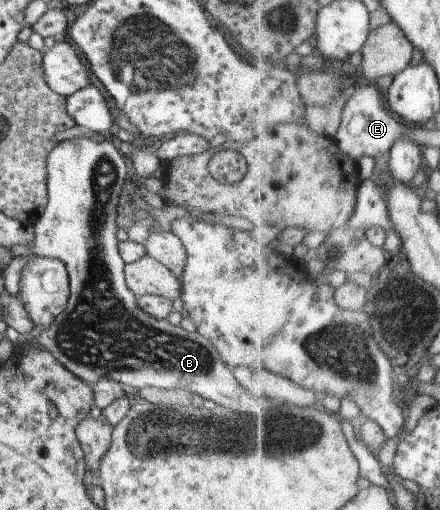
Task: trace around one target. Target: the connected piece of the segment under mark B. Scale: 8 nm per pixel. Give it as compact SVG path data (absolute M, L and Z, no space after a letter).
M108 136L100 142L93 141L92 138L93 137L75 137L69 140L63 140L62 142L59 141L59 143L56 143L55 147L47 153L47 203L45 204L43 213L39 216L39 219L32 225L33 235L35 235L35 239L33 240L33 253L37 253L38 256L47 256L51 259L57 259L57 261L63 263L65 271L68 273L69 297L67 298L65 309L63 309L63 311L53 319L49 324L49 327L47 327L45 331L41 332L40 335L33 337L35 343L37 343L39 347L43 347L45 351L49 351L49 353L53 355L53 359L55 359L59 365L63 365L67 371L73 373L73 375L77 376L81 381L84 381L89 386L93 385L93 383L97 383L99 379L110 379L124 387L126 390L135 389L137 391L139 387L145 387L145 385L149 385L149 387L159 387L161 389L179 388L195 393L195 395L199 395L202 399L209 399L209 401L216 403L217 406L225 407L225 409L229 409L229 411L233 411L233 413L243 413L243 416L266 416L271 413L271 411L274 411L275 406L280 407L283 404L286 404L271 399L262 391L254 390L247 384L244 377L237 374L235 371L230 370L228 367L225 367L225 365L221 363L221 358L211 343L209 343L204 337L201 337L196 331L187 332L179 325L169 324L167 320L153 319L153 317L147 315L147 313L143 313L143 311L135 305L136 297L131 293L131 291L129 291L129 289L127 289L127 285L125 285L125 277L123 273L125 263L121 257L119 257L118 241L115 238L115 231L118 229L115 225L115 217L117 217L117 211L115 209L117 209L117 201L119 201L119 193L121 193L121 185L123 185L123 181L125 181L125 175L128 175L129 172L128 161L124 156L123 150L116 149Z

